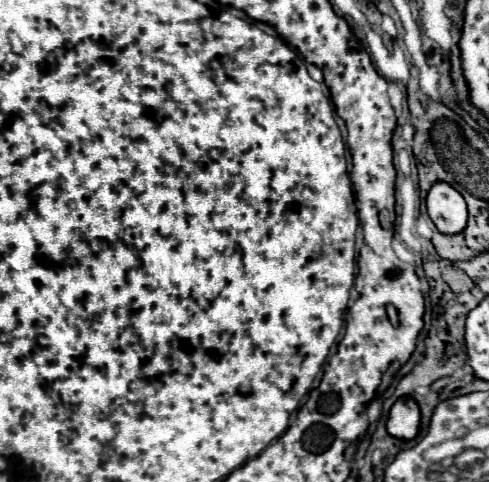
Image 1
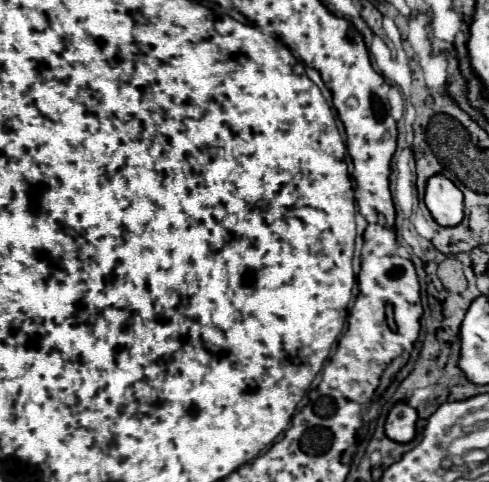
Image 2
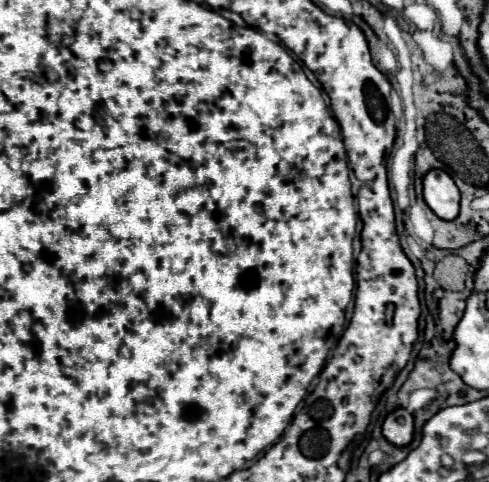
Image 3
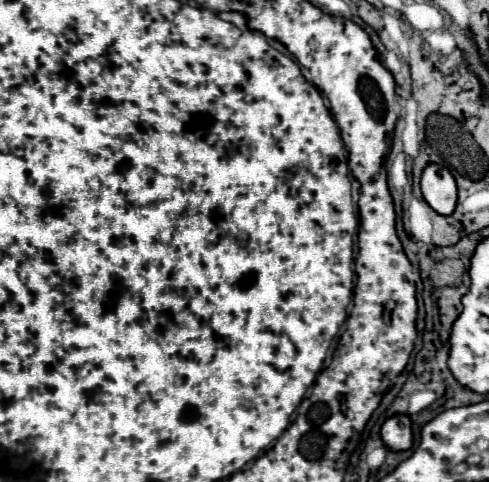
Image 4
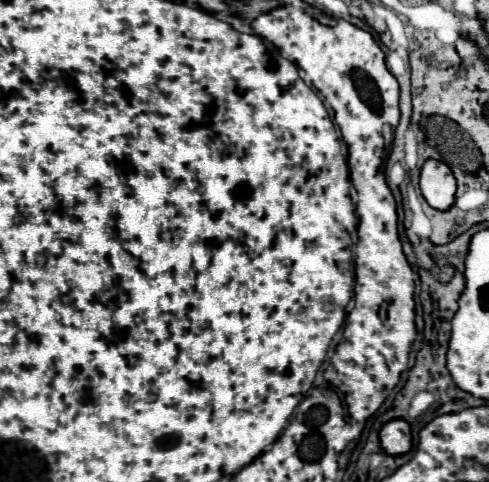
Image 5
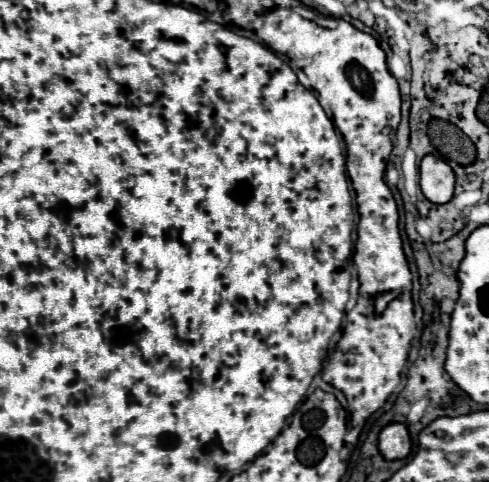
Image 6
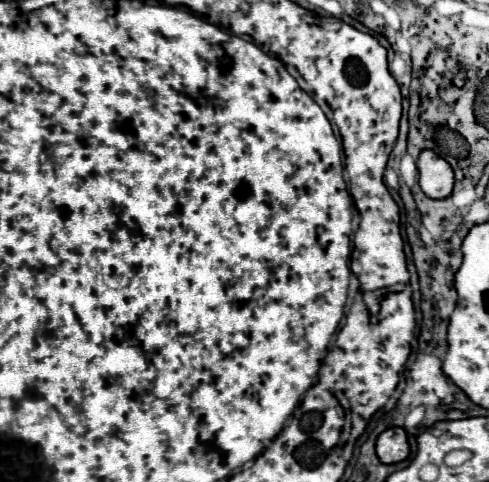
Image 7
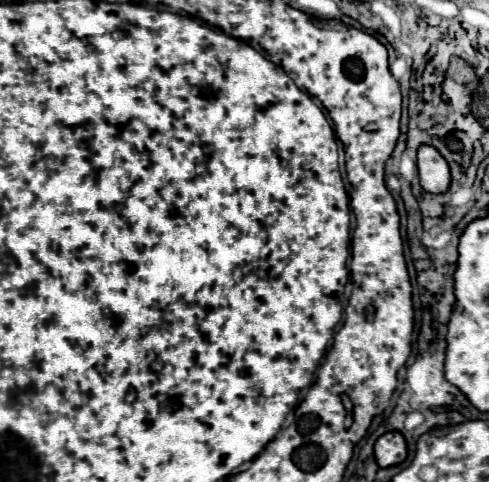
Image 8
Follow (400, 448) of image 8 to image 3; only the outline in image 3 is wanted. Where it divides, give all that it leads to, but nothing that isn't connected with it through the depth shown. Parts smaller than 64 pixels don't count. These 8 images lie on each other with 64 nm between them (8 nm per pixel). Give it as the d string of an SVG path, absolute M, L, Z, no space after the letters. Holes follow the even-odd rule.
M396 408L388 414L382 426L382 434L396 446L406 446L414 434L414 416L406 408Z

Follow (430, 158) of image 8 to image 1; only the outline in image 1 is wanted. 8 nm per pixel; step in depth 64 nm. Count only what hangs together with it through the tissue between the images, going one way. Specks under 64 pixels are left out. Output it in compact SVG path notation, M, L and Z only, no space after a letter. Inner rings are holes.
M436 182L426 198L428 216L436 224L436 228L444 234L464 232L468 222L466 202L460 192L456 192L446 182Z

